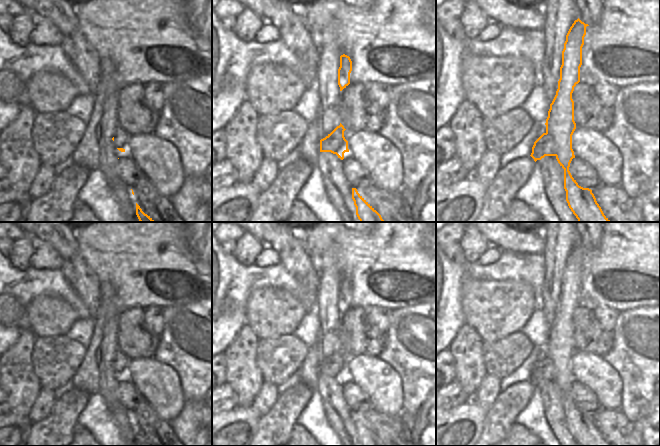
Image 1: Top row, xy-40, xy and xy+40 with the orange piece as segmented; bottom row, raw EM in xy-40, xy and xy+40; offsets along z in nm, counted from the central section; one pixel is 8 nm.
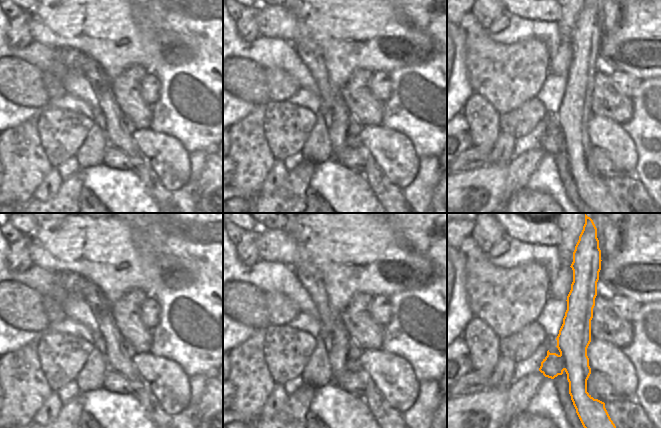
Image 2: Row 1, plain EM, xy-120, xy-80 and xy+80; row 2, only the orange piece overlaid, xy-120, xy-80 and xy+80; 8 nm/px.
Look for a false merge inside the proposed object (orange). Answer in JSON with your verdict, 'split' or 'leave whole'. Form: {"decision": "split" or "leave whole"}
{"decision": "split"}

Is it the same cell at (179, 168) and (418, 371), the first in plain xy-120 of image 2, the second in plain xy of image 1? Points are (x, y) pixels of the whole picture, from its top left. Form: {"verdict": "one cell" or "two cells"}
{"verdict": "two cells"}

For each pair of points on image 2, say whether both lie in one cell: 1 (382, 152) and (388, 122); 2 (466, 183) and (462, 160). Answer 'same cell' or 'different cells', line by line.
1: different cells
2: different cells

